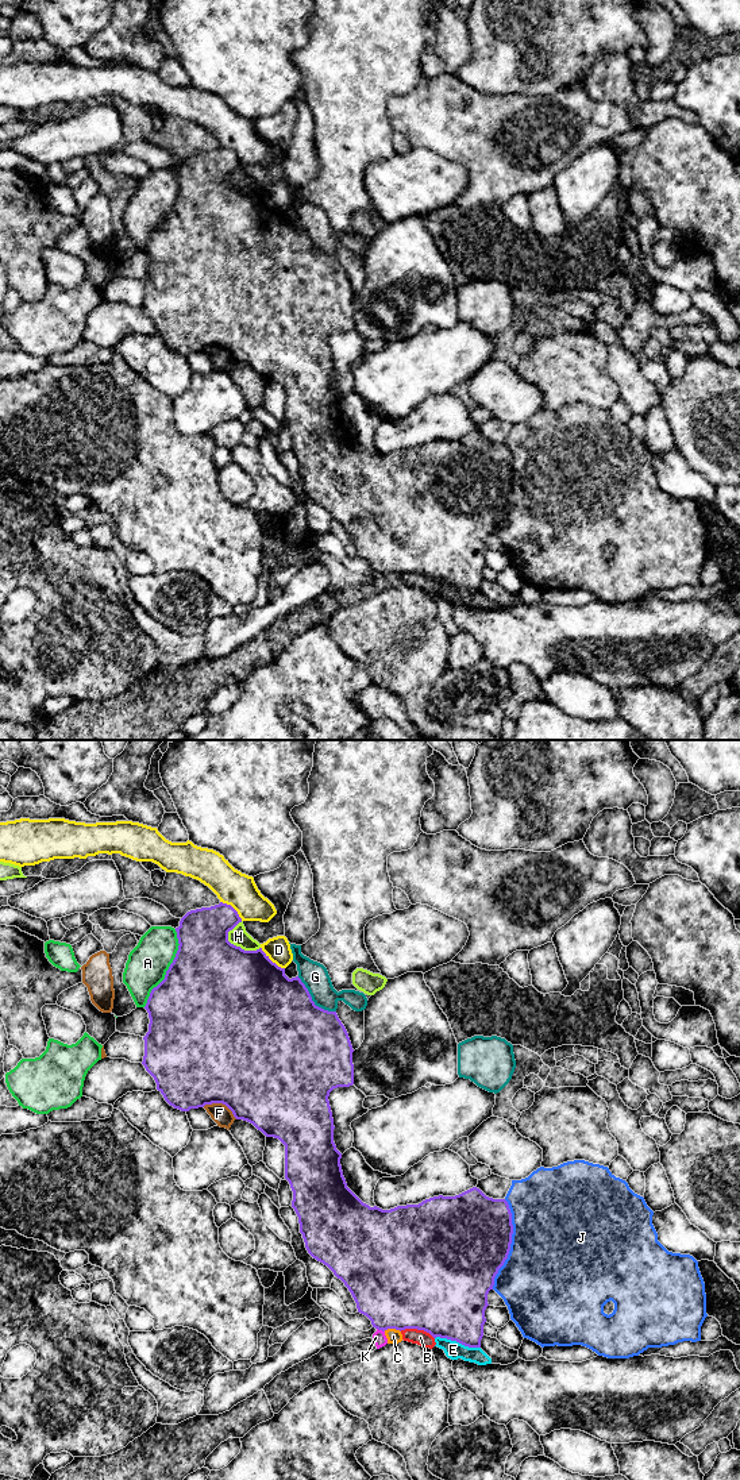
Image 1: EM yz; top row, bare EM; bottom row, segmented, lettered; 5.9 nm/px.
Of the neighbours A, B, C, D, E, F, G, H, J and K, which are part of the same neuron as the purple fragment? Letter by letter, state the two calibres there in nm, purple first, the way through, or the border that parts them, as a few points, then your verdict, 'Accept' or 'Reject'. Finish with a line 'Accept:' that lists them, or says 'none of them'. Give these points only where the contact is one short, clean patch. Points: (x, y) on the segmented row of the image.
A: Thickness 500 nm (purple) against 240 nm. Reject
B: Thickness 500 nm (purple) against 90 nm. Boundary: yz (400, 1330), (423, 1329), (434, 1338). Reject
C: Thickness 500 nm (purple) against 90 nm. Boundary: yz (384, 1330), (397, 1329), (400, 1332). Reject
D: Thickness 500 nm (purple) against 140 nm. Reject
E: Thickness 440 nm (purple) against 110 nm. Reject
F: Thickness 500 nm (purple) against 110 nm. Reject
G: Thickness 500 nm (purple) against 160 nm. Reject
H: Thickness 500 nm (purple) against 110 nm. Reject
J: Thickness 500 nm (purple) against 500 nm. Reject
K: Thickness 460 nm (purple) against 80 nm. Boundary: yz (377, 1328), (384, 1332). Reject
Accept: none of them

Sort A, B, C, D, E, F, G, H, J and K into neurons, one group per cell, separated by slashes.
A / B C E K / D / F / G / H / J

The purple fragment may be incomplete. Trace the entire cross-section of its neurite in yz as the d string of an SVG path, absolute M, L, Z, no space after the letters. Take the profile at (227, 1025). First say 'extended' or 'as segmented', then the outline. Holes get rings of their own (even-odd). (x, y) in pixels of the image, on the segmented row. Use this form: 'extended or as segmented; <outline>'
as segmented; M220 902L211 907L201 907L188 911L176 928L178 939L178 951L165 979L151 990L144 1009L149 1013L150 1024L144 1040L144 1056L142 1064L154 1078L157 1090L163 1095L165 1101L181 1111L204 1107L205 1105L223 1103L234 1114L236 1119L253 1124L266 1137L278 1138L285 1145L285 1179L293 1191L292 1207L294 1209L300 1233L302 1234L308 1253L317 1261L327 1265L334 1275L340 1279L351 1292L358 1313L366 1315L373 1327L378 1330L405 1330L417 1329L429 1333L433 1338L447 1338L456 1341L469 1348L481 1348L483 1337L483 1325L486 1322L485 1310L489 1306L487 1294L493 1290L494 1277L498 1269L508 1259L513 1225L512 1213L505 1199L493 1199L486 1196L479 1188L473 1187L455 1196L433 1196L419 1205L397 1206L390 1210L382 1210L377 1206L370 1207L363 1203L348 1187L343 1176L340 1159L342 1153L334 1142L334 1118L329 1106L329 1092L338 1087L350 1087L354 1084L352 1045L348 1033L339 1020L336 1011L328 1011L315 1005L312 997L298 976L289 979L285 968L273 963L262 951L244 951L228 941L228 932L232 930L242 918L238 911L227 903Z

